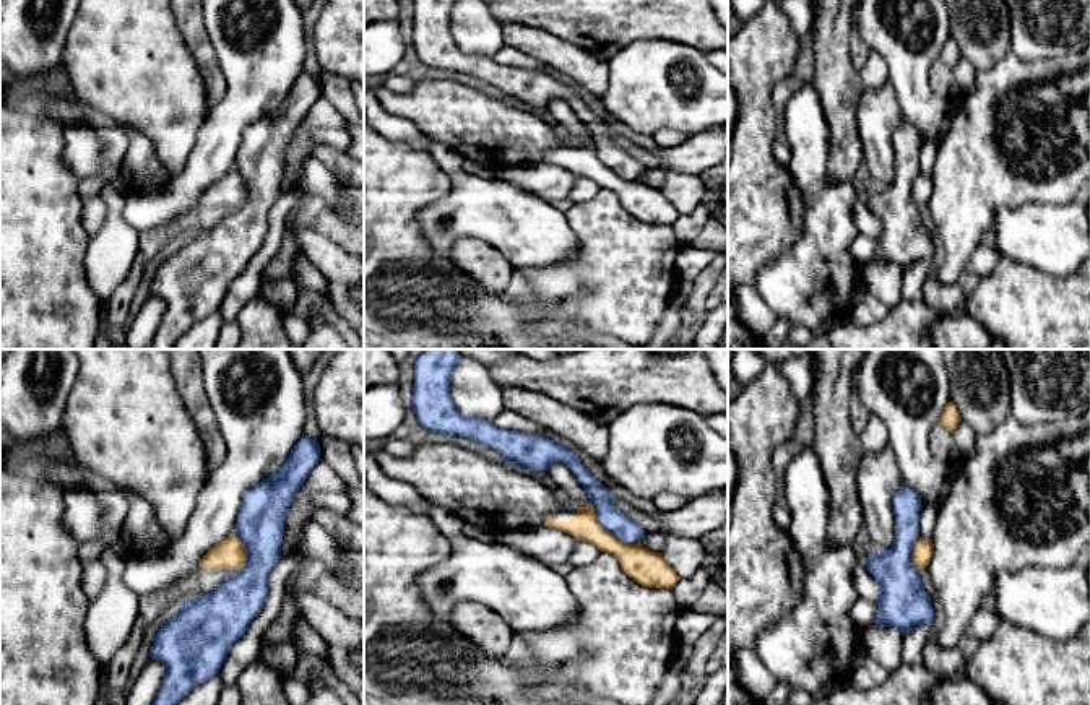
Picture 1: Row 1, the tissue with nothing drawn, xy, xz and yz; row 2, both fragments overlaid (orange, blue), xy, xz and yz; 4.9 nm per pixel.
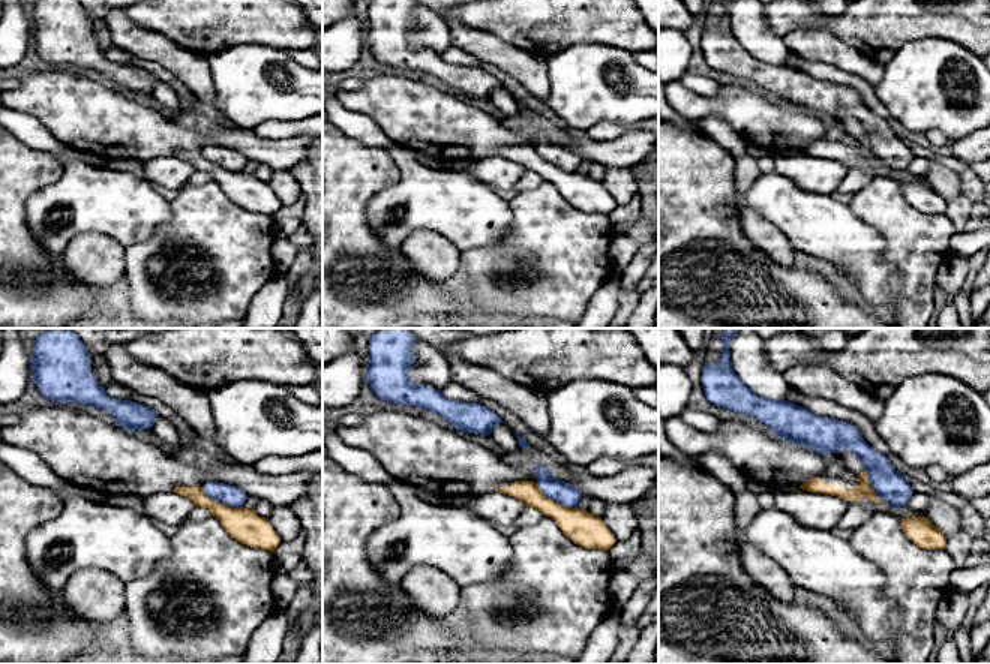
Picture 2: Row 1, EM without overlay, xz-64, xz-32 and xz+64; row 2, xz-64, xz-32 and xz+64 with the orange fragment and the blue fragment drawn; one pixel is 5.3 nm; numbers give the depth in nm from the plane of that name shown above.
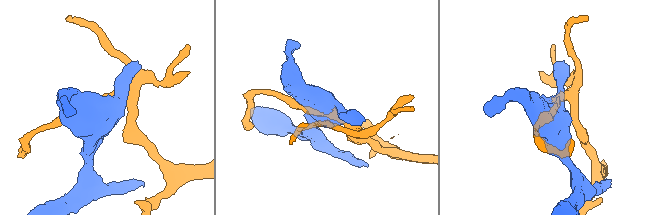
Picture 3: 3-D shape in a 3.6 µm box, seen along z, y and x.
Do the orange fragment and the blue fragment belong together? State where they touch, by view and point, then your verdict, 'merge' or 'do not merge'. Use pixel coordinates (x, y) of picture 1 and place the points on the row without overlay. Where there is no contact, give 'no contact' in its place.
xz (606, 166) | do not merge

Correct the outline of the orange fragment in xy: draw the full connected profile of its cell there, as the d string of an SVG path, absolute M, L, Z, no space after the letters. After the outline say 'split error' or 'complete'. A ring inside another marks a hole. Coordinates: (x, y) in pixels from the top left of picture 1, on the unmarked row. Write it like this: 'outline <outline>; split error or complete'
outline M231 169L224 177L211 184L200 197L201 206L240 206L247 200L247 185L236 169Z; complete

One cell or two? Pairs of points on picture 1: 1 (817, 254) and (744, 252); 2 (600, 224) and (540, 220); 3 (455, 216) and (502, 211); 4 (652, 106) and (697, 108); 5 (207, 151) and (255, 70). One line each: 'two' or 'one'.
1: two
2: two
3: one
4: one
5: one

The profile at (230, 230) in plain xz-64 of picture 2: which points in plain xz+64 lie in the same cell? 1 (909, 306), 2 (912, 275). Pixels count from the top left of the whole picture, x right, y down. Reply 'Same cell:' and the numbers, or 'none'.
Same cell: 1, 2

